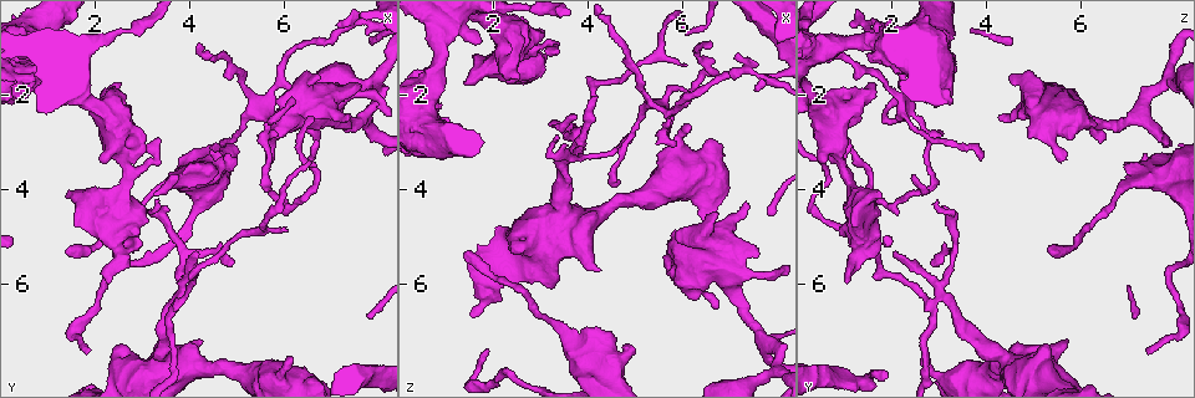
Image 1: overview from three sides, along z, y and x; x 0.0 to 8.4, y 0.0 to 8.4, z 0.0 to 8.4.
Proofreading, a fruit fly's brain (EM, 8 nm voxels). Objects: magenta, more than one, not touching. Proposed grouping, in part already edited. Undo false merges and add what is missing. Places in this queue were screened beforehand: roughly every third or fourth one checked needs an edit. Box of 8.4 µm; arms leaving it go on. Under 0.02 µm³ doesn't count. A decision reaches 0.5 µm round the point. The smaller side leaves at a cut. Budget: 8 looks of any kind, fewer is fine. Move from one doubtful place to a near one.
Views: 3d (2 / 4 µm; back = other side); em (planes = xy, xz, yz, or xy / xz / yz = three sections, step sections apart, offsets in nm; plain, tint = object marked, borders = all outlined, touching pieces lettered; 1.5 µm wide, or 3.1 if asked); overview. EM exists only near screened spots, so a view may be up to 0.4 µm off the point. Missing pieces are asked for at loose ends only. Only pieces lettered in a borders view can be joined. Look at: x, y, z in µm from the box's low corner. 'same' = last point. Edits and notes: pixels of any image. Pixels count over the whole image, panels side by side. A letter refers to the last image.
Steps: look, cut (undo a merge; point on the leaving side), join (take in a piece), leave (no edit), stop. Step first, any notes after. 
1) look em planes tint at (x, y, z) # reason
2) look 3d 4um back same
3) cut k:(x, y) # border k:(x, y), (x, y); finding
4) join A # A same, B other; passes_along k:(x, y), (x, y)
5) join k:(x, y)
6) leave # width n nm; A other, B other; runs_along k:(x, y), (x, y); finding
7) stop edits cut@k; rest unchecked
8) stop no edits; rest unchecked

look 3d 2um at (3.80, 6.15, 3.00) # four-way junction

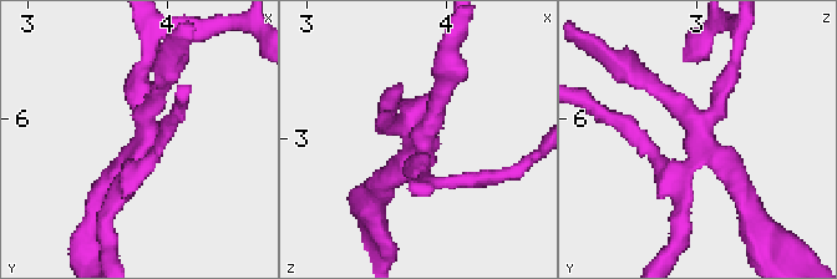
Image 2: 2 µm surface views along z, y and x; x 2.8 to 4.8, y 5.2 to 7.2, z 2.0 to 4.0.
look em xy step 4 tint at (3.82, 6.16, 3.06) # need the tissue

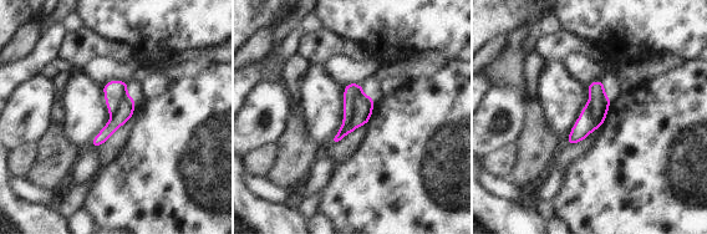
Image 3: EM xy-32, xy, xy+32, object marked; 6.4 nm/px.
look em planes borders same # cut it another way

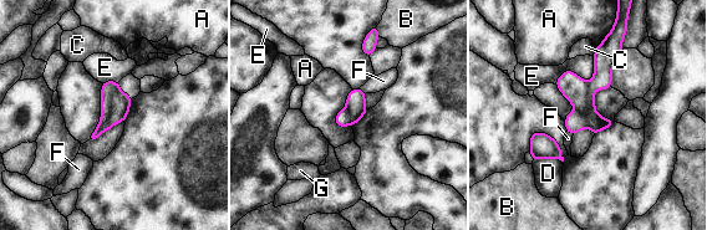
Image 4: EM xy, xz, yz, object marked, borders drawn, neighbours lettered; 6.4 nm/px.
cut 4:(122, 101) # A other, B other, C other, D other, E other, F other, G other; border 4:(120, 90), (110, 119), (96, 129); a second cell is stuck on

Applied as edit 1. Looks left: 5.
look 3d 4um at (3.00, 3.10, 0.60)

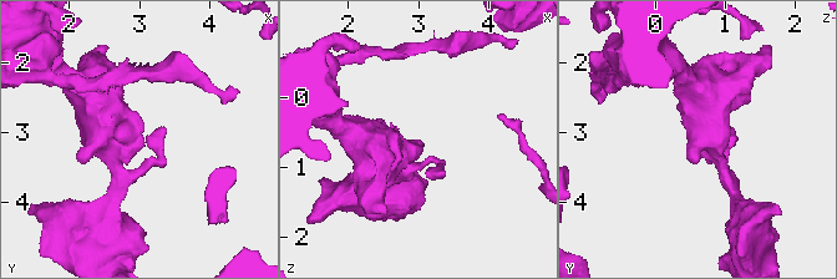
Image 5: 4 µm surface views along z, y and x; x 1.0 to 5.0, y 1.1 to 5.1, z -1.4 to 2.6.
look em 3.1um planes tint at (3.00, 3.10, 0.60) # arm_widths 200, 480 nm

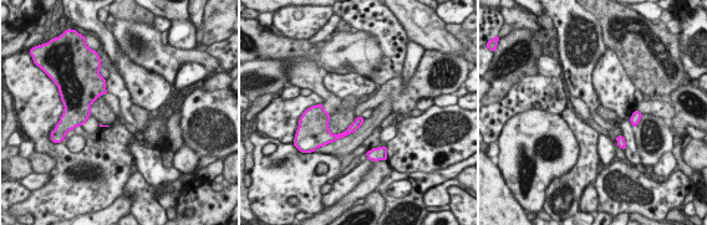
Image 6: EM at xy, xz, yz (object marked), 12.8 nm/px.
look em 3.1um planes borders same

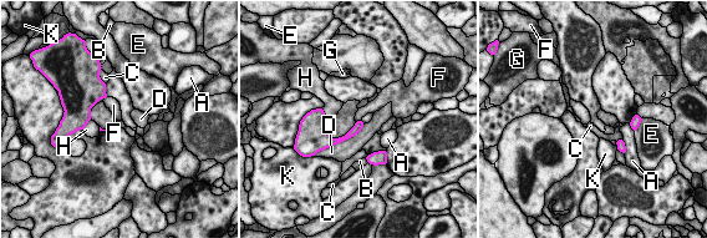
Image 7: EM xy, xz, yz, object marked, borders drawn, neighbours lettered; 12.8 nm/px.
leave # A other, B other, C other, D other, E other, F other, G other, H other, K other; runs_along 7:(323, 117), (331, 140), (360, 125); no lettered piece goes on from it

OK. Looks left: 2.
look em planes tint at (5.40, 2.15, 2.20) # looks like a crossing

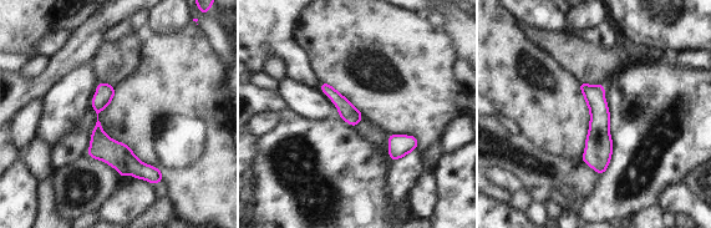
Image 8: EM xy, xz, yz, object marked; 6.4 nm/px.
look em planes borders same # see the neighbours

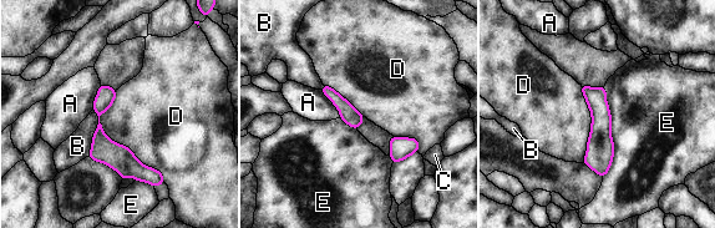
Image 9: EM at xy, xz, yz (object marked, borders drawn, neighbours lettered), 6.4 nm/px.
leave # A other, B other, C other, D other, E other; runs_along 9:(102, 87), (100, 138), (157, 181); all the same cell

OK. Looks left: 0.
stop edits cut@4; rest unchecked

